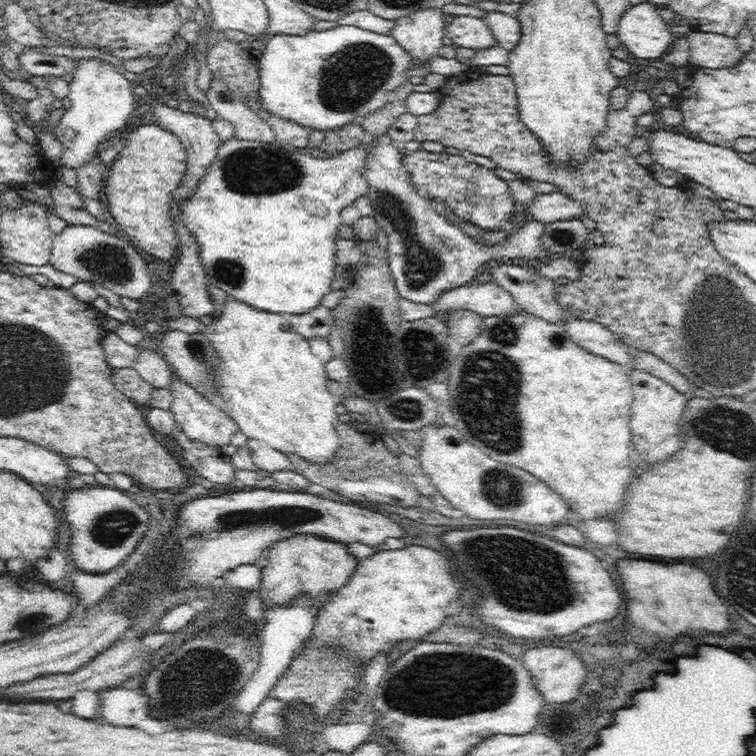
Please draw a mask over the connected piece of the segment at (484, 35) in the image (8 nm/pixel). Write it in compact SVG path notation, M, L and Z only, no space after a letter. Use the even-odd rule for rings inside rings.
M458 16L447 20L445 34L458 47L476 51L494 46L497 40L488 26L488 21L472 16Z

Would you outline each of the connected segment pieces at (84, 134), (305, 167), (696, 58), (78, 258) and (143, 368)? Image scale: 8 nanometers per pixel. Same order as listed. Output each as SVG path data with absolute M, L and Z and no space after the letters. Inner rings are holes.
M96 58L78 59L72 77L67 95L71 106L65 109L57 122L58 126L51 131L63 147L60 160L55 164L57 176L62 176L60 172L65 167L78 169L94 160L99 154L98 146L102 146L114 132L120 132L128 124L136 101L132 92L134 84L107 61Z
M235 136L221 143L217 156L208 168L206 176L198 182L198 188L190 198L182 202L181 214L186 222L187 228L191 230L197 239L200 259L206 270L209 284L221 288L230 297L240 300L257 310L271 313L285 314L306 314L306 312L316 308L322 302L322 296L328 294L330 284L334 279L336 264L336 242L338 240L338 228L340 228L341 212L360 196L365 196L368 190L368 181L365 177L366 166L368 166L368 156L372 150L370 139L365 139L356 148L346 150L332 157L318 158L308 153L292 151L288 146L274 140L272 142L240 140Z
M691 30L685 34L690 45L689 64L703 69L729 69L744 57L738 49L736 37L720 33Z
M70 225L55 236L48 264L55 270L76 276L82 281L98 282L119 296L138 299L154 289L144 258L121 233L110 235L93 227Z
M139 350L138 356L132 362L132 368L137 370L144 380L147 380L153 388L168 390L172 367L152 350Z

